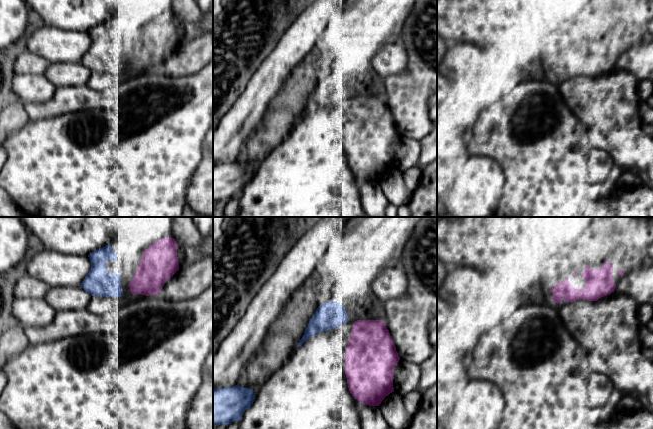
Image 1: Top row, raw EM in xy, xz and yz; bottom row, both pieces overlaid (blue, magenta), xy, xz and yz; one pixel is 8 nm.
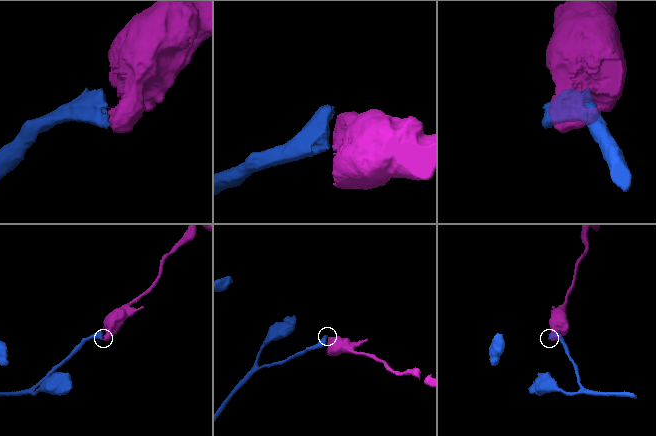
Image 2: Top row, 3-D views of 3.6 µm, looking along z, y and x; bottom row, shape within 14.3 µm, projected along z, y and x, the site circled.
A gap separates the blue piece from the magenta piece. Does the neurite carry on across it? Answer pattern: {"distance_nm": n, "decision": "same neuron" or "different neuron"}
{"distance_nm": 50, "decision": "same neuron"}

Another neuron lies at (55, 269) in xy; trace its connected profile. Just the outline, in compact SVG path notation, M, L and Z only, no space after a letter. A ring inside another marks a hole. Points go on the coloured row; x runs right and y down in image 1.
M44 249L28 262L25 274L51 288L79 287L91 268L88 256L70 255Z

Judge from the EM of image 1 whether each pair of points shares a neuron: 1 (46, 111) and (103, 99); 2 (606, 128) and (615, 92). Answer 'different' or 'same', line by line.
1: same
2: same

